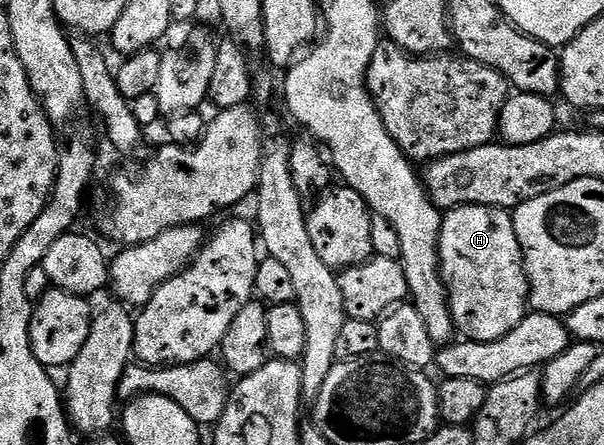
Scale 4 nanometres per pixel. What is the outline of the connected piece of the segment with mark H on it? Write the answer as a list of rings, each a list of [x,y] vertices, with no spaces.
[[[458,206],[455,210],[448,210],[443,214],[443,227],[439,233],[439,264],[443,282],[447,285],[447,305],[451,307],[451,315],[455,321],[455,329],[464,339],[472,342],[488,342],[497,340],[526,318],[529,313],[529,287],[527,285],[527,272],[523,265],[523,249],[515,235],[515,220],[508,211],[498,210],[492,206]]]

